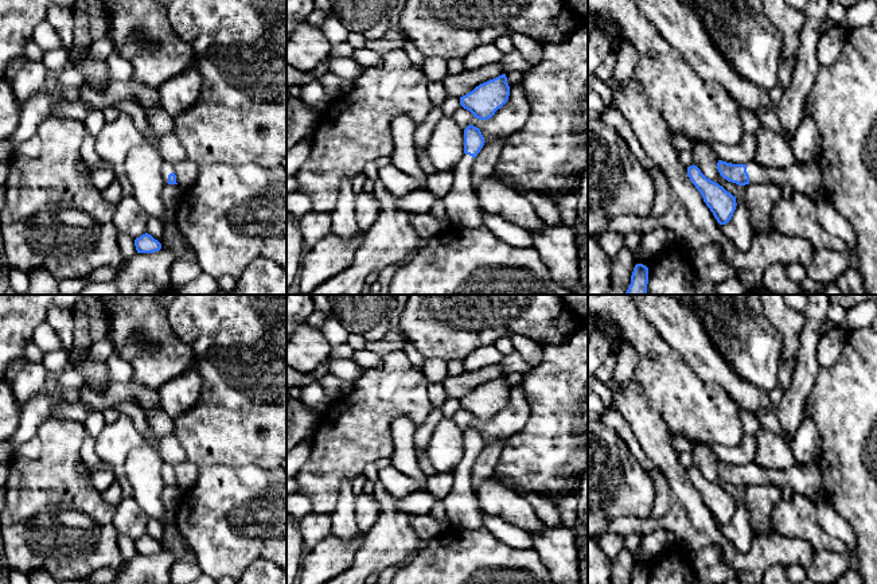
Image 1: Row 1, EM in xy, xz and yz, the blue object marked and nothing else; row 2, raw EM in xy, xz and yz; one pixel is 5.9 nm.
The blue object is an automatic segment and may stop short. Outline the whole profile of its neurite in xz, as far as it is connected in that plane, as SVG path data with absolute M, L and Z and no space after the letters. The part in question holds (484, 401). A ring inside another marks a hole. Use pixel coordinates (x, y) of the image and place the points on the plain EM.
M506 375L476 388L460 398L460 406L479 421L491 420L508 401L510 388Z

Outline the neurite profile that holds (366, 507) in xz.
M370 490L355 497L355 517L358 526L363 533L370 532L378 521L378 507L378 502Z

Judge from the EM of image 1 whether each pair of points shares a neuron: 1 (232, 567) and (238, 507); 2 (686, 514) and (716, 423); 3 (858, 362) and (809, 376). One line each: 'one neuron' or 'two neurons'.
1: one neuron
2: two neurons
3: two neurons

